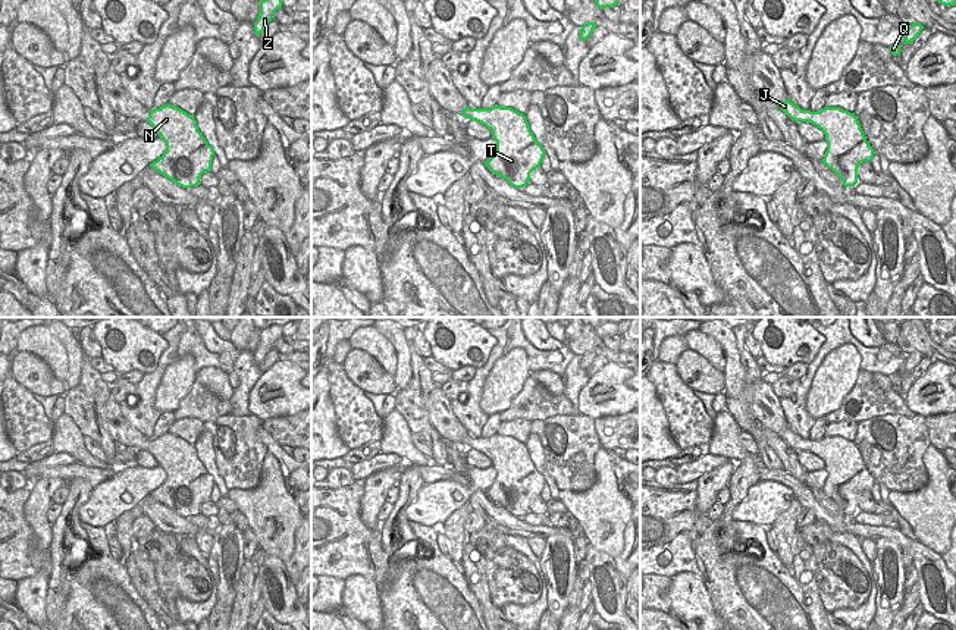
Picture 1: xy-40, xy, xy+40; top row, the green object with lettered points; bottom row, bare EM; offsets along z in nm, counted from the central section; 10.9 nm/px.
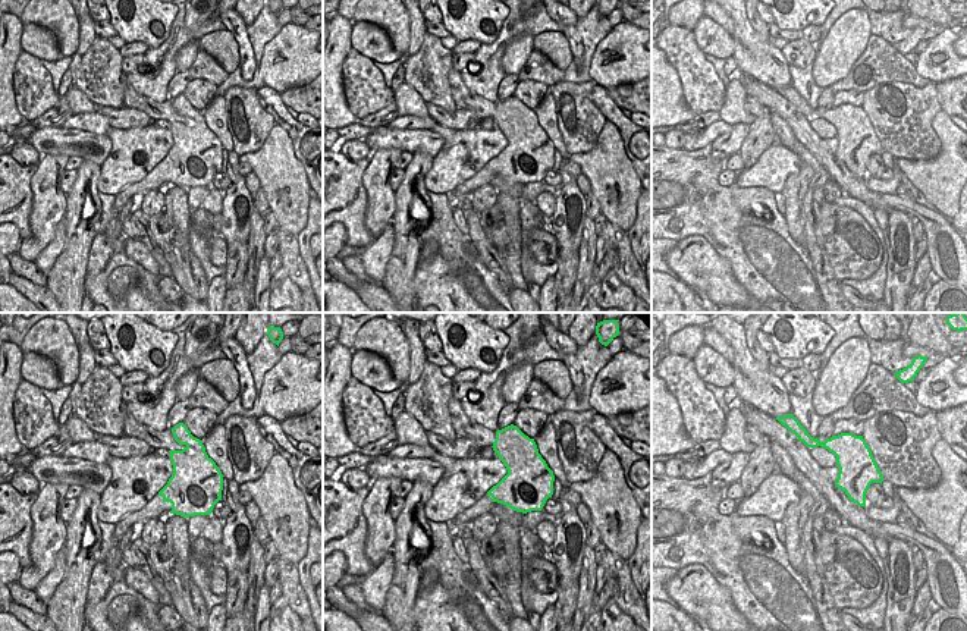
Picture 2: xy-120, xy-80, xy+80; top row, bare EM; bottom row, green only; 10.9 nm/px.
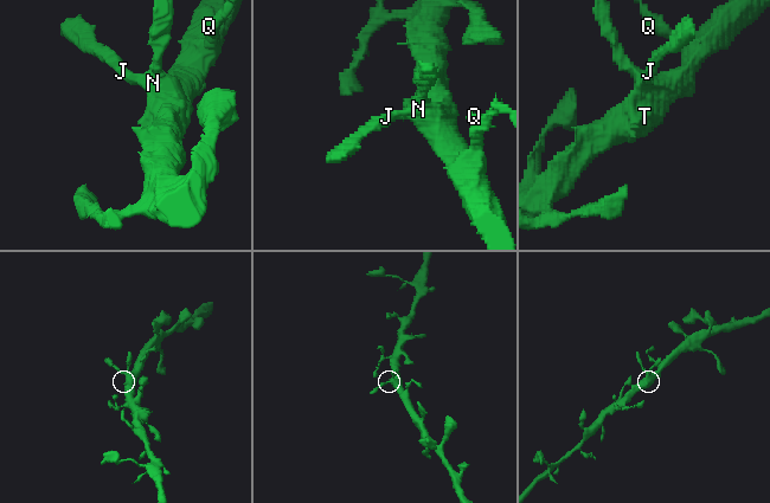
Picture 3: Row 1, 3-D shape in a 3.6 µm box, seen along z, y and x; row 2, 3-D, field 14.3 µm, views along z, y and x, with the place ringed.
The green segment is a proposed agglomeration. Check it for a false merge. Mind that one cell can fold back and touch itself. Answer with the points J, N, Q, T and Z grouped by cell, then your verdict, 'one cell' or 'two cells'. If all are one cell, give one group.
J N Q T Z | one cell

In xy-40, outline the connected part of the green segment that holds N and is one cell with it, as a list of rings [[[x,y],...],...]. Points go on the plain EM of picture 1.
[[[167,432],[159,438],[151,439],[147,451],[166,471],[166,480],[162,486],[153,490],[150,496],[182,517],[200,514],[201,504],[211,499],[214,479],[198,460],[194,445]]]

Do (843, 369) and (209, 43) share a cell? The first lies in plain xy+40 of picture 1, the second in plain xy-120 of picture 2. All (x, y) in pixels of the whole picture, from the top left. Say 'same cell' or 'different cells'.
different cells

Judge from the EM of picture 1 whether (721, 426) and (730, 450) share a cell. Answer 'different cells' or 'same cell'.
same cell

